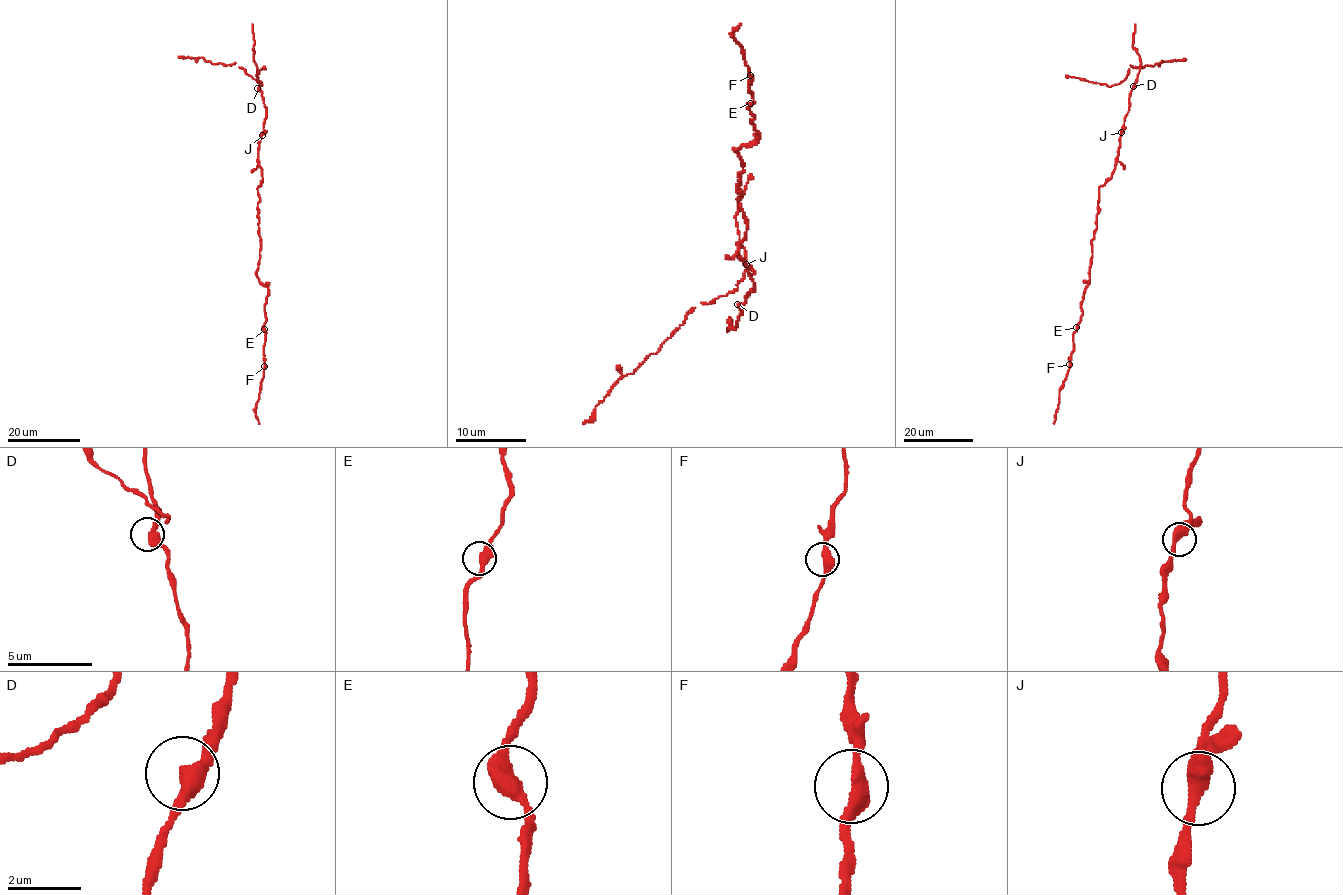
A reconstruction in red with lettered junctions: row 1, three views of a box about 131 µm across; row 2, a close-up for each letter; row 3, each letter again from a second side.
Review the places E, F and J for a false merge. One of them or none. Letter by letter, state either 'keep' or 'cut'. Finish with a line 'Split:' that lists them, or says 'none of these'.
E: keep
F: keep
J: keep
Split: none of these

